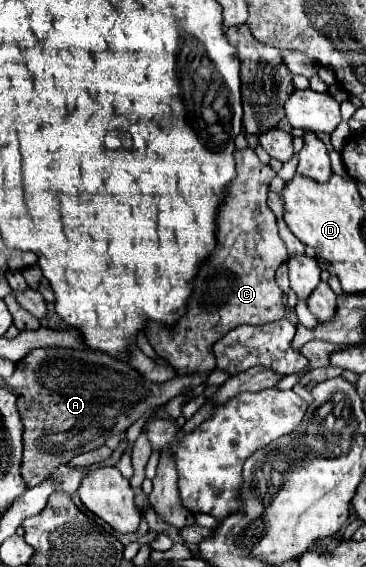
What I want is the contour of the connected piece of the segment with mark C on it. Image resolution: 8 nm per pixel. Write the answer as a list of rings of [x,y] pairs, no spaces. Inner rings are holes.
[[[250,147],[235,150],[234,157],[237,175],[232,185],[228,185],[228,197],[218,211],[218,245],[200,267],[186,315],[172,329],[164,329],[154,323],[146,331],[154,351],[174,365],[180,375],[192,371],[210,373],[216,367],[212,345],[220,337],[240,325],[264,325],[278,321],[286,311],[282,299],[284,295],[274,275],[286,261],[288,253],[278,235],[276,217],[266,205],[268,185],[276,173],[270,165],[261,163]]]

